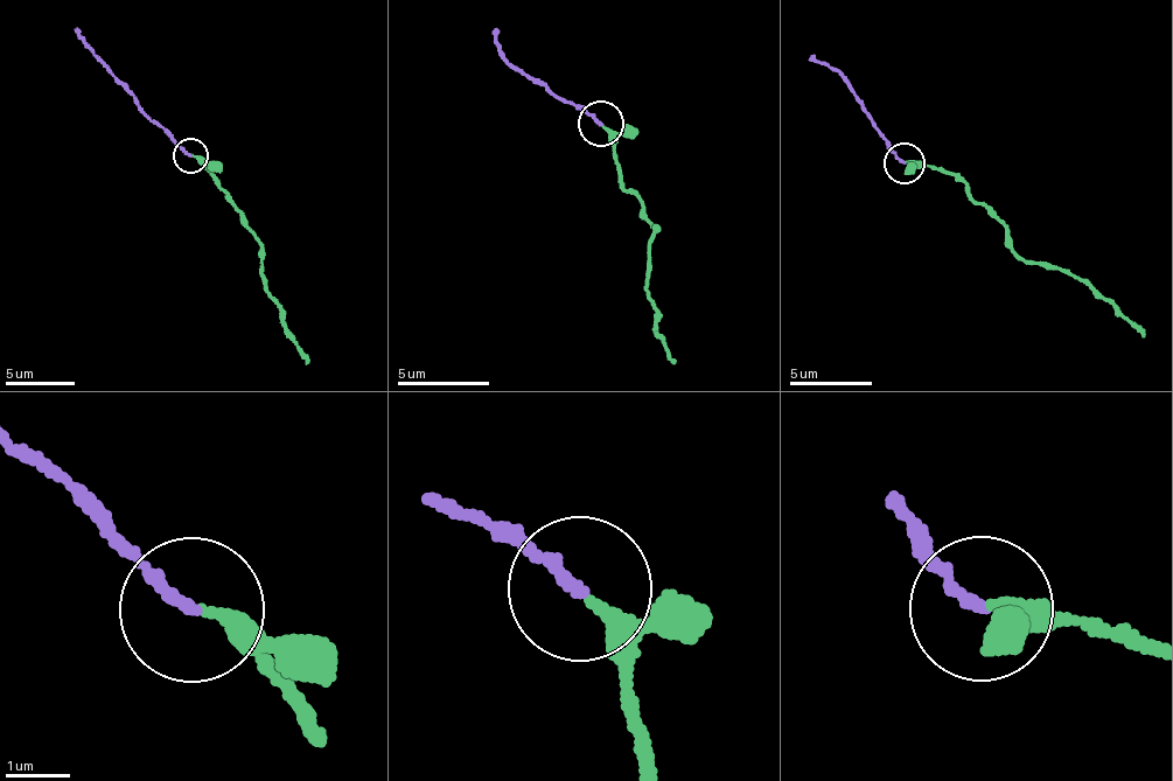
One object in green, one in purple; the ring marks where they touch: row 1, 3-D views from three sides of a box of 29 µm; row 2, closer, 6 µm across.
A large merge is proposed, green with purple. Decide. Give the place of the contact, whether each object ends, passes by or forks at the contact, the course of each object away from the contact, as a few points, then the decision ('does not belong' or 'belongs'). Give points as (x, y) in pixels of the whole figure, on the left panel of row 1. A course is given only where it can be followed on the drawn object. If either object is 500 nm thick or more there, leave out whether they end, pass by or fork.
place (190, 155); green passes by; purple ends; course green (193, 154), (259, 239), (270, 297), (307, 364); course purple (189, 155), (88, 48), (77, 27); belongs

